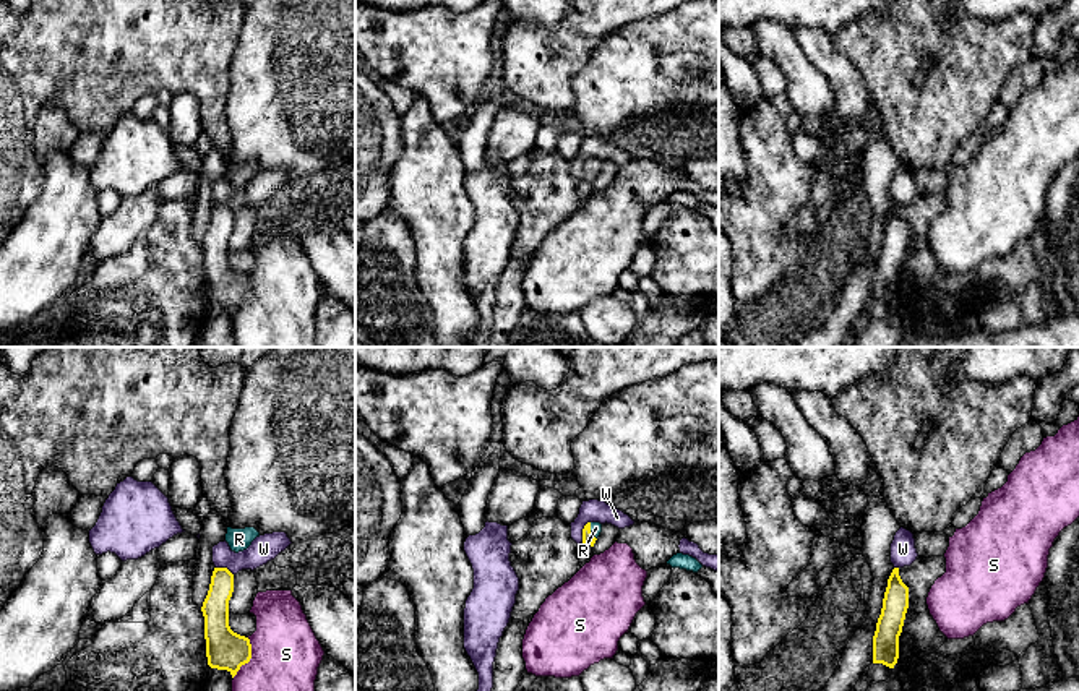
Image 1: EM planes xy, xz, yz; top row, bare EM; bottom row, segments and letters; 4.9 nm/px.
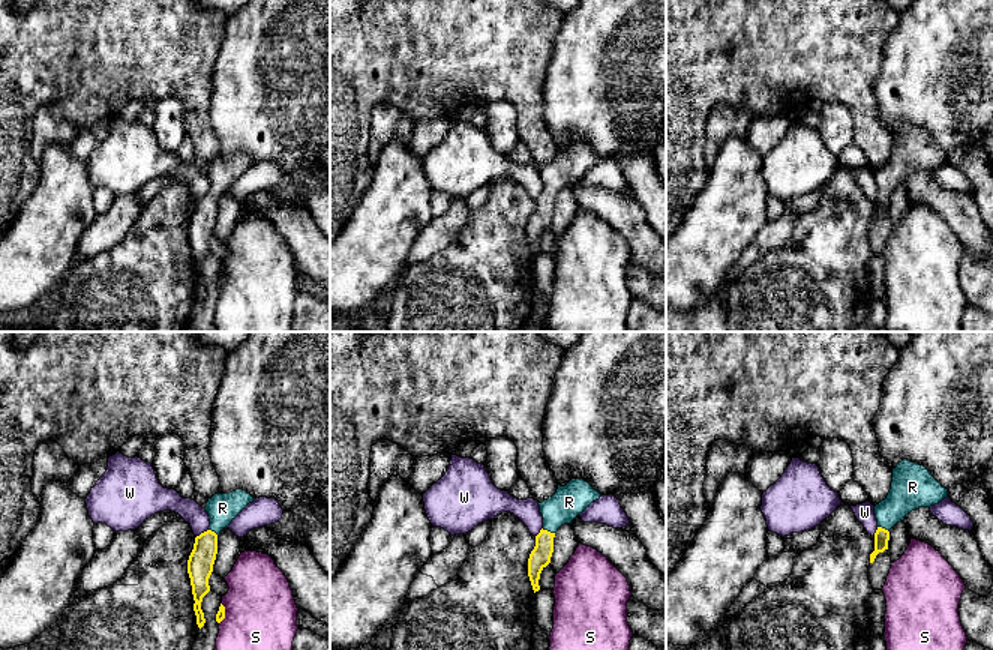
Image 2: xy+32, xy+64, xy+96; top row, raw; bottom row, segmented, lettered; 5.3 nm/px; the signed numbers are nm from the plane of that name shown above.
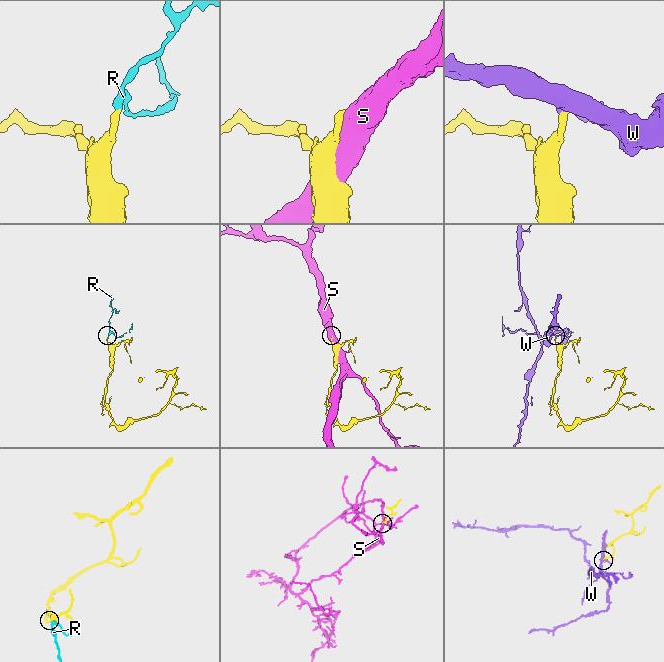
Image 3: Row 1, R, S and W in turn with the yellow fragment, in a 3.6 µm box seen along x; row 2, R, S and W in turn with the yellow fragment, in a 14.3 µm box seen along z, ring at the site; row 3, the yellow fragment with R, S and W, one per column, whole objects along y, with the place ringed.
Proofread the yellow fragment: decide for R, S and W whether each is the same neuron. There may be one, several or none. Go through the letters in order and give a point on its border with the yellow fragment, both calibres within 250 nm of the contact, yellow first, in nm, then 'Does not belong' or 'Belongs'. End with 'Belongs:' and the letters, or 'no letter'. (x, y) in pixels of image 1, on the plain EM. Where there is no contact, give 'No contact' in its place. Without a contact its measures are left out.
R: Touches yellow at xz (589, 167). Thickness 60 nm (yellow) against 60 nm. Belongs
S: Touches yellow at xy (250, 294). Thickness 190 nm (yellow) against 400 nm. Does not belong
W: Touches yellow at xz (583, 169). Thickness 60 nm (yellow) against 110 nm. Does not belong
Belongs: R

